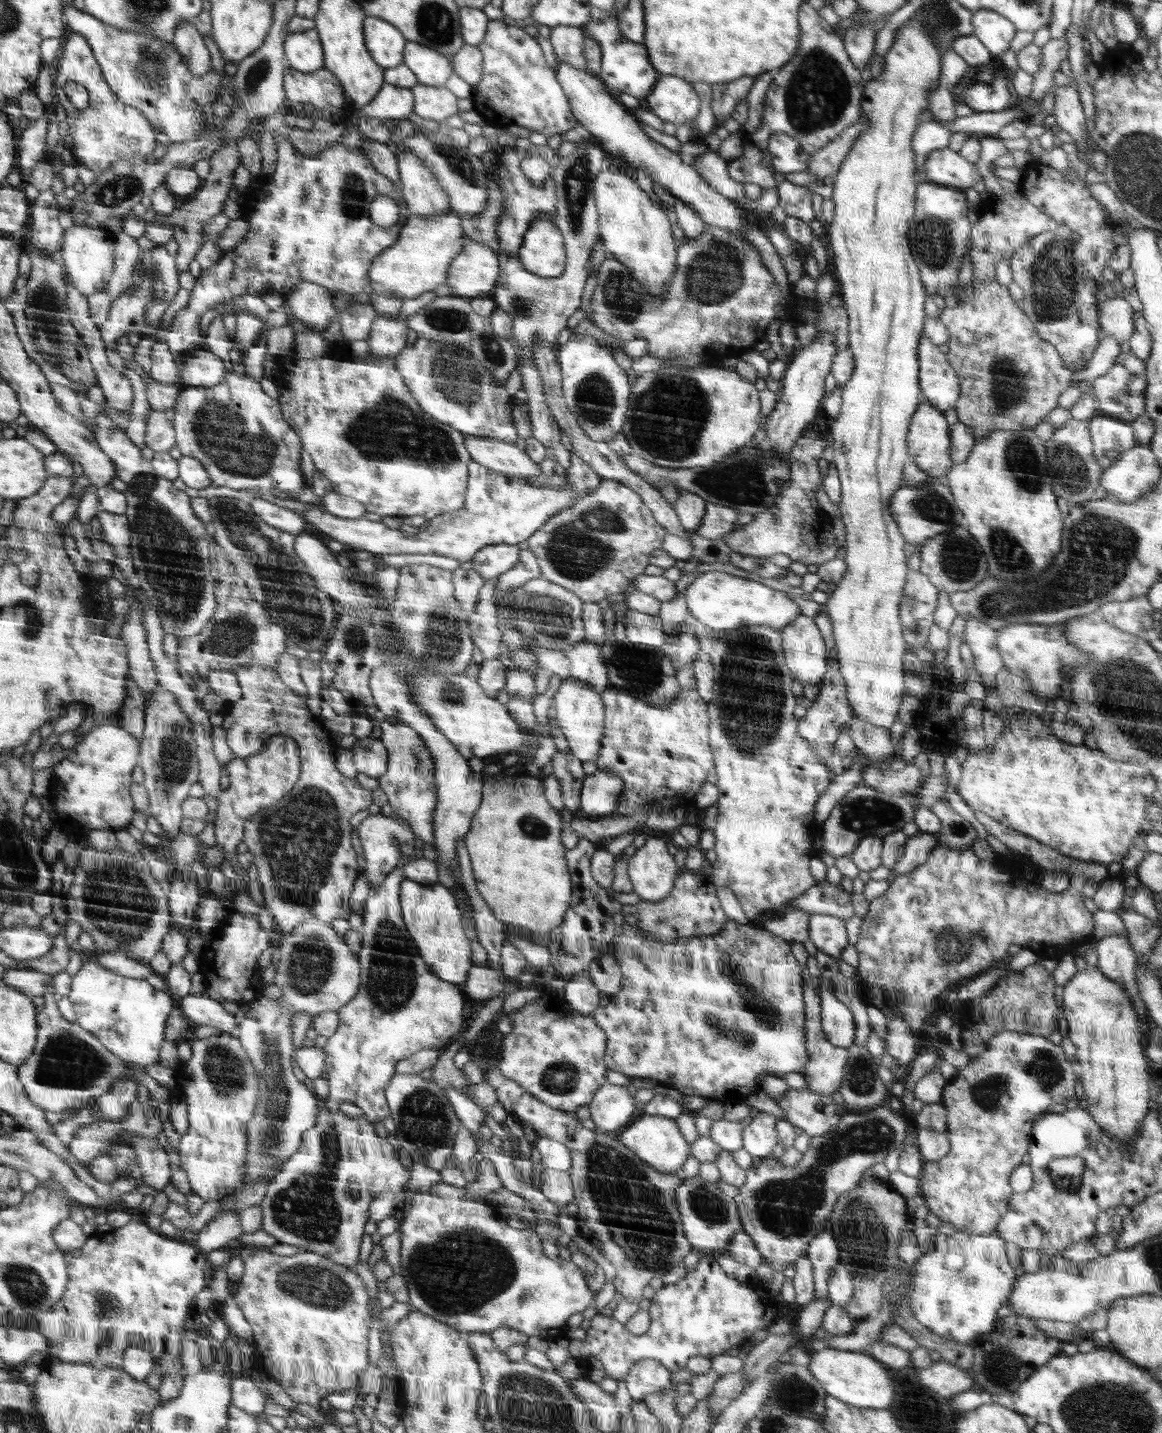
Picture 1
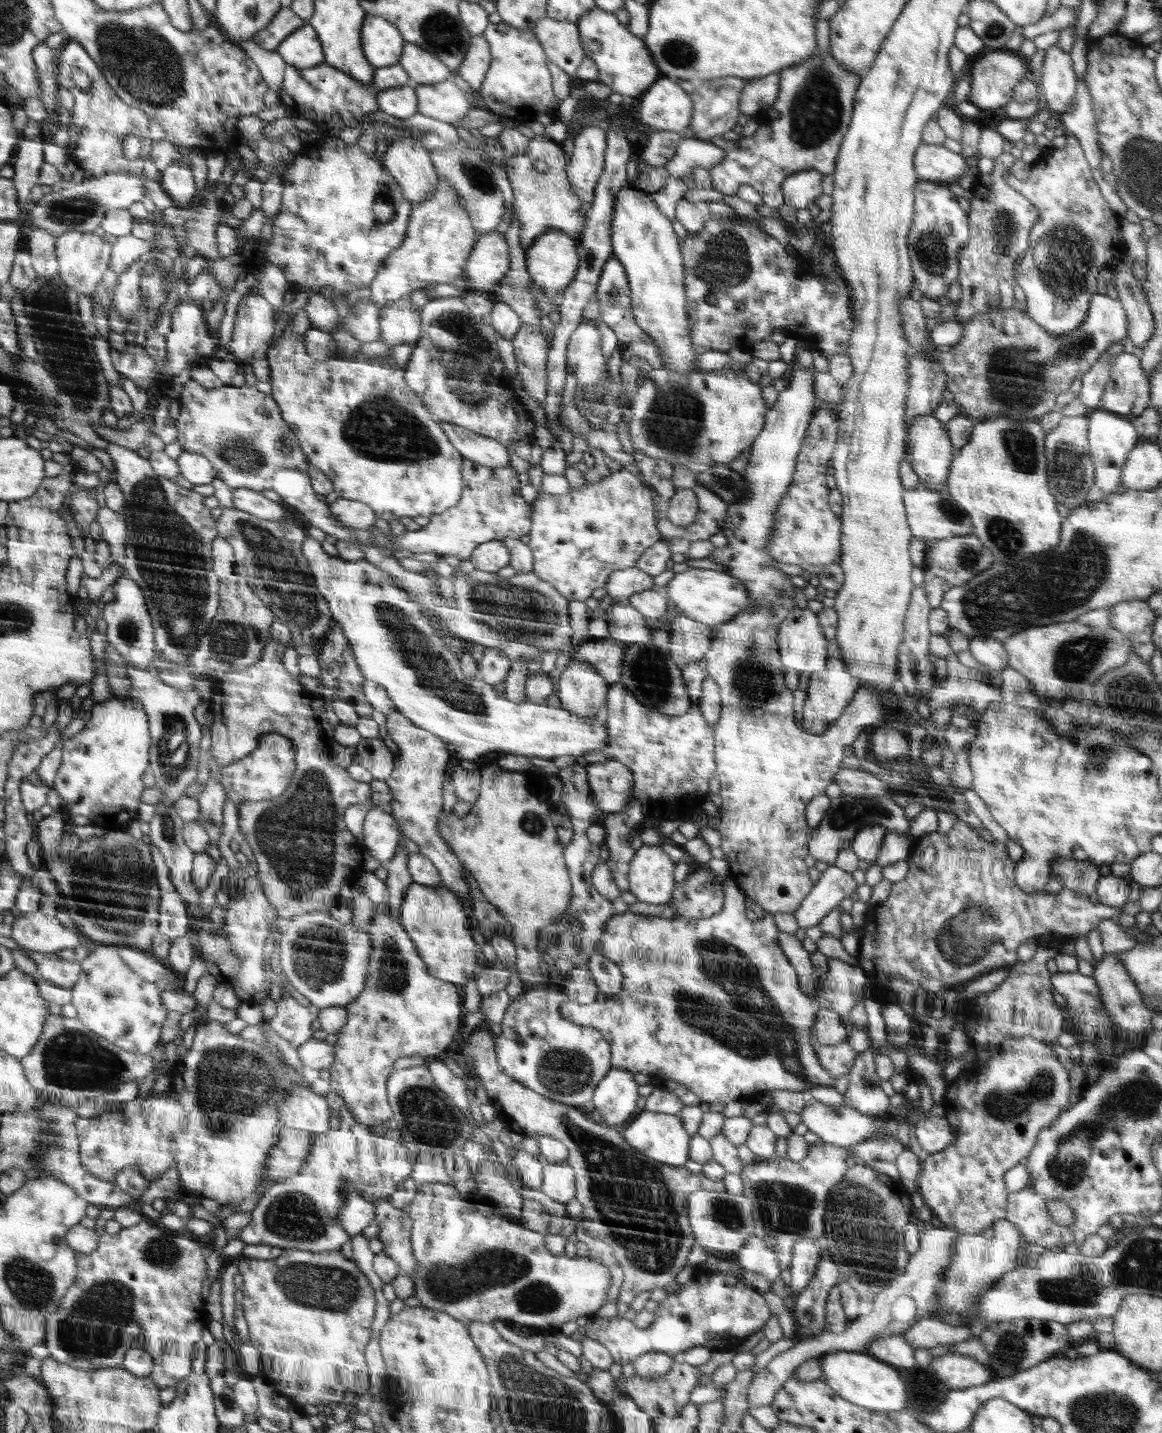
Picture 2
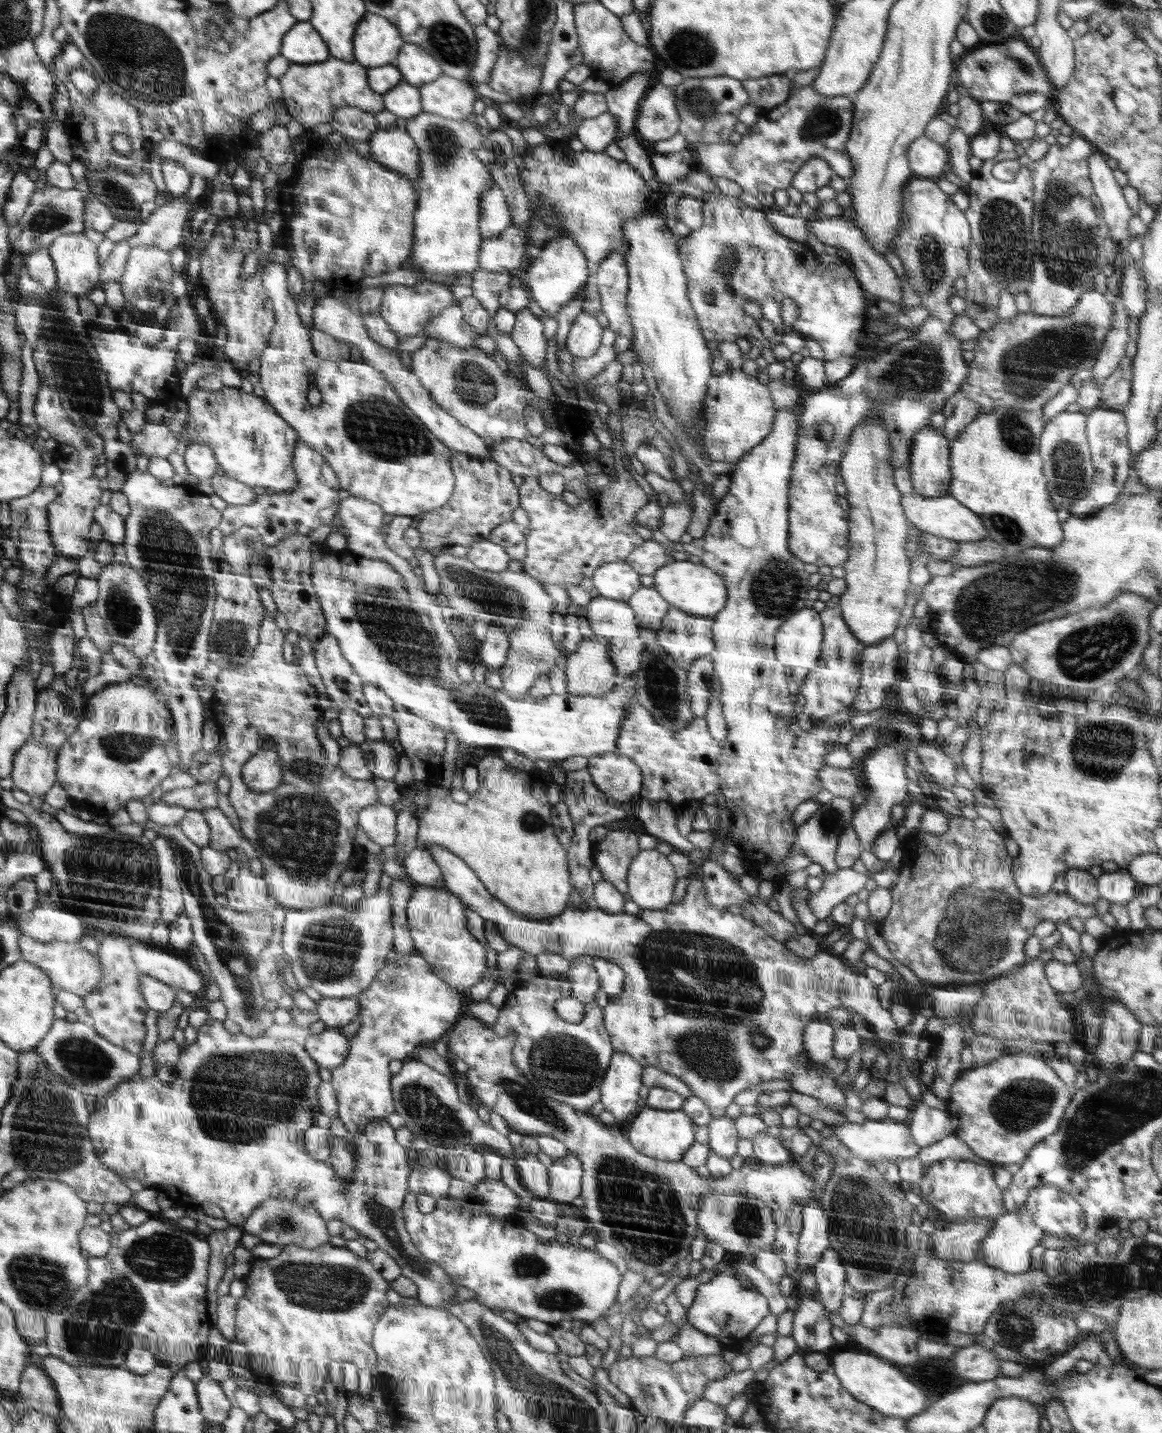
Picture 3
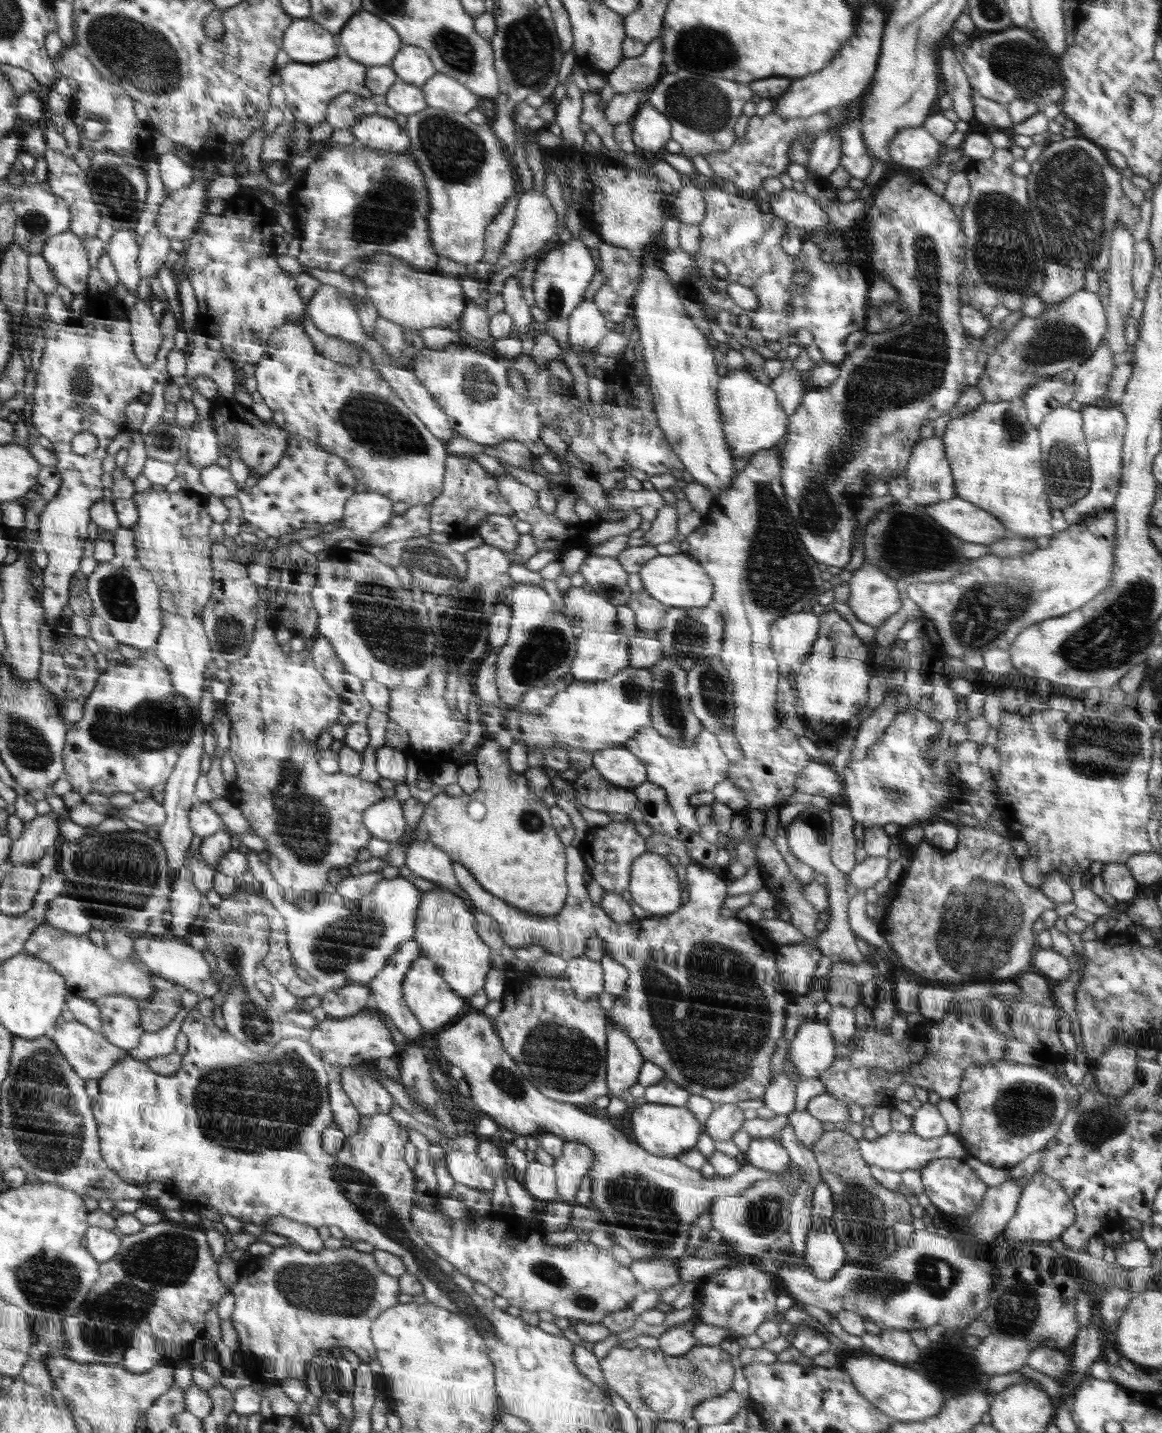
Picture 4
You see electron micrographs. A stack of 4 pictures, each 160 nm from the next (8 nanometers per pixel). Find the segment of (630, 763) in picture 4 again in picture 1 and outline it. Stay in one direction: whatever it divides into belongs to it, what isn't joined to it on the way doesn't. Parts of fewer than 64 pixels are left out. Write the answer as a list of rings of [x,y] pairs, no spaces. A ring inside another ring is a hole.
[[[596,771],[587,776],[581,793],[580,816],[597,819],[613,813],[622,787],[622,780],[614,774]]]

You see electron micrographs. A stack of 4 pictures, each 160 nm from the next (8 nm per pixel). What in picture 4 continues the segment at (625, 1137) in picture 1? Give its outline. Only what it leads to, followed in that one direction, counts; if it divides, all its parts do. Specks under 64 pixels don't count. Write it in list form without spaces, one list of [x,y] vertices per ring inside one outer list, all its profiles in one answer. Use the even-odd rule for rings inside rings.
[[[642,1102],[634,1107],[631,1121],[632,1134],[638,1146],[659,1157],[676,1157],[696,1148],[698,1136],[704,1132],[703,1124],[686,1106]]]

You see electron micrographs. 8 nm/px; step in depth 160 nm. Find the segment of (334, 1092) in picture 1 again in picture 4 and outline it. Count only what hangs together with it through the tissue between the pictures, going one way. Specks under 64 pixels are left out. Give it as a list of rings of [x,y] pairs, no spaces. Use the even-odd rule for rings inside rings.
[[[420,956],[410,965],[402,983],[403,999],[426,1033],[442,1028],[464,1008],[464,997],[449,988],[449,984],[440,976],[439,971],[437,963]],[[365,1060],[361,1064],[342,1066],[341,1085],[352,1104],[360,1114],[377,1115],[390,1112],[396,1100],[375,1078],[367,1075],[365,1068],[374,1064],[372,1060]]]

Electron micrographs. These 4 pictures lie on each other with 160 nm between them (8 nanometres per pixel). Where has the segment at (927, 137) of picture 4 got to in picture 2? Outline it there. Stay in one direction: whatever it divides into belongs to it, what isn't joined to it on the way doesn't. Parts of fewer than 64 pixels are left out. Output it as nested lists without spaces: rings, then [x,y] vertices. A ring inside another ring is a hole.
[[[922,143],[914,155],[914,168],[922,181],[953,183],[966,174],[975,175],[978,169],[960,153],[950,151],[944,145]]]

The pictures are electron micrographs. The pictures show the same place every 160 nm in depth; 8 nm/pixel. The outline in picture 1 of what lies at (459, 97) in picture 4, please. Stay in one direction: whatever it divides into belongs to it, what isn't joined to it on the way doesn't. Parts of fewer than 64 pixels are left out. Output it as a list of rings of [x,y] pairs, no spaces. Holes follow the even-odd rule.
[[[422,83],[409,88],[416,97],[413,113],[432,120],[447,120],[458,112],[456,96],[444,86],[430,86]]]

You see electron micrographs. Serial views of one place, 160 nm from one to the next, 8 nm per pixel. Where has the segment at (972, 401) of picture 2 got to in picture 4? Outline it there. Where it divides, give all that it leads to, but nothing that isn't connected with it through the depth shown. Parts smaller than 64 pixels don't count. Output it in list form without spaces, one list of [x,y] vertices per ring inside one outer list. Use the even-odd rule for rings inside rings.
[[[1080,290],[1064,302],[1056,303],[1047,308],[1044,314],[1033,320],[1024,316],[1010,332],[1004,332],[998,338],[994,354],[989,355],[987,365],[976,383],[984,402],[1006,402],[1008,400],[1022,400],[1030,386],[1042,382],[1041,380],[1062,376],[1066,370],[1075,370],[1097,349],[1106,333],[1107,319],[1105,308],[1099,296],[1088,290]]]

